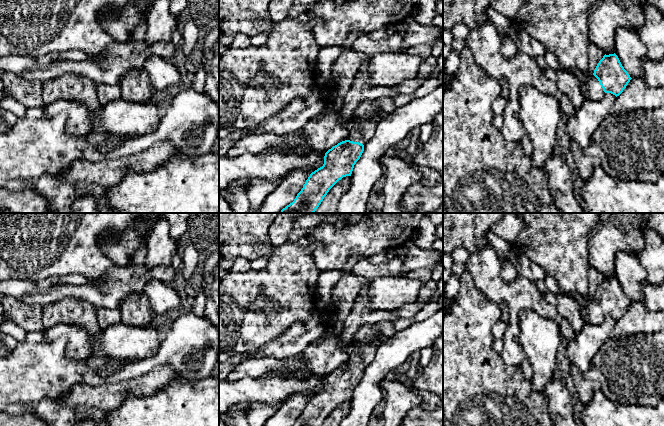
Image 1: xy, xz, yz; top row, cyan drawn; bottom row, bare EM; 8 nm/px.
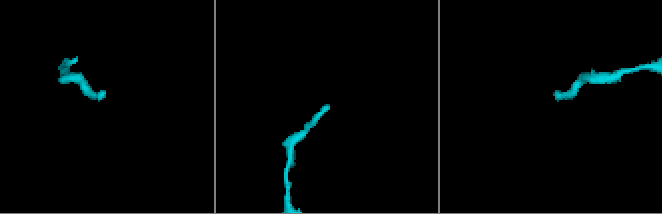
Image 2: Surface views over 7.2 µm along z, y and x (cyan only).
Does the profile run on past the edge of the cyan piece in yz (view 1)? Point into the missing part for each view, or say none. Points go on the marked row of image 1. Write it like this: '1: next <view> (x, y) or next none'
1: next yz (593, 91)

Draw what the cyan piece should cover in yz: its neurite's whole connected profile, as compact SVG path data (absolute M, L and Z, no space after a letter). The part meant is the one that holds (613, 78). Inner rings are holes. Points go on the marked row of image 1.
M615 53L605 54L592 75L581 73L577 77L585 87L586 100L595 101L602 100L606 93L619 96L632 79Z

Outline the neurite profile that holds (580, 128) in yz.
M605 93L600 101L585 100L567 120L566 133L570 140L585 150L590 145L594 132L610 114L615 101L616 96L611 93Z

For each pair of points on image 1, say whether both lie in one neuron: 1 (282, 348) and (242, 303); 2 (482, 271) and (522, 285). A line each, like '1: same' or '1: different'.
1: different
2: same

